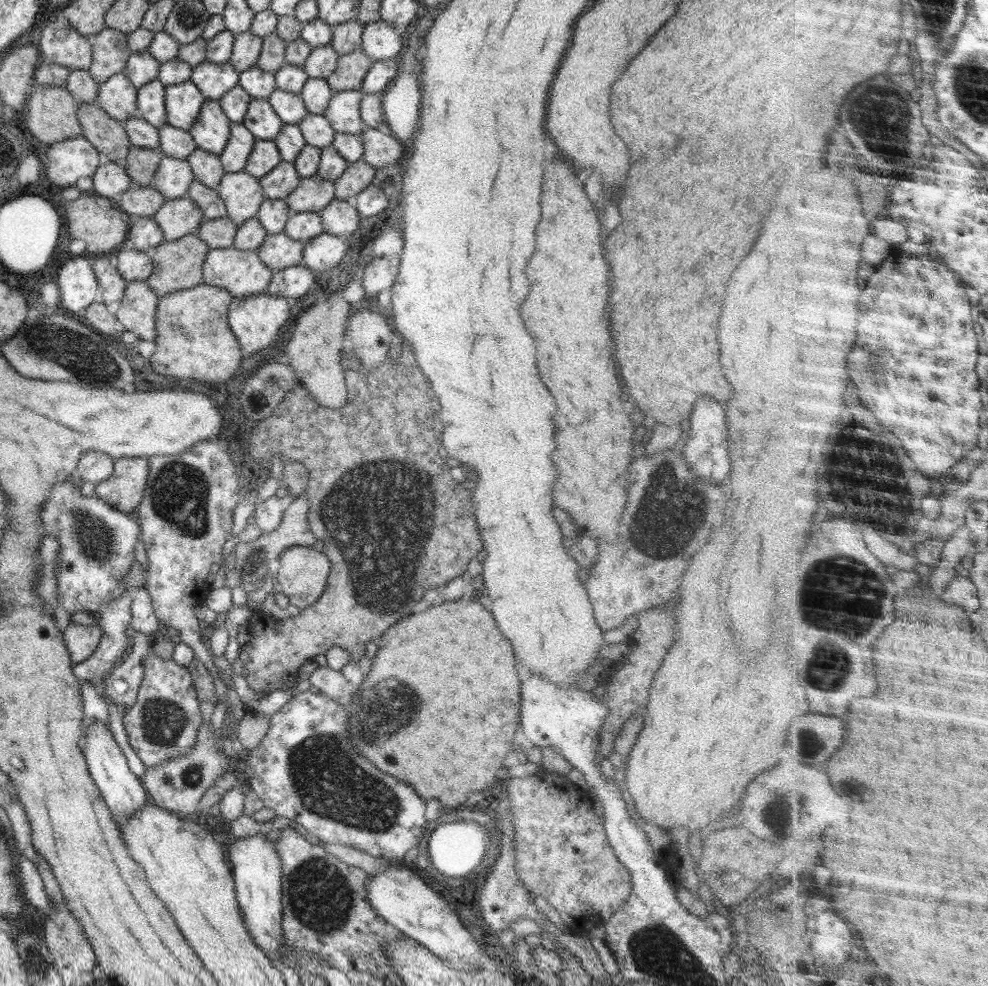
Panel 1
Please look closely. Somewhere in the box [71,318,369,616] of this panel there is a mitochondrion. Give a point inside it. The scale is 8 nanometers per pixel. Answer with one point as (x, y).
(176, 484)

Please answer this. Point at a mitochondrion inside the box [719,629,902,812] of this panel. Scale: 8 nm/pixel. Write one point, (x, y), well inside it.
(833, 664)

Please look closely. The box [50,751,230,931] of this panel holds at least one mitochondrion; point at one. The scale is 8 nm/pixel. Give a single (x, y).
(191, 778)

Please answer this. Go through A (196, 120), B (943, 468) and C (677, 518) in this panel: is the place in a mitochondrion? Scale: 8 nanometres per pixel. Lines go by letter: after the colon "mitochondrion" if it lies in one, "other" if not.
A: other
B: other
C: mitochondrion

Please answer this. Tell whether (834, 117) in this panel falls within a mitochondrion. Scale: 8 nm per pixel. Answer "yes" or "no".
no

